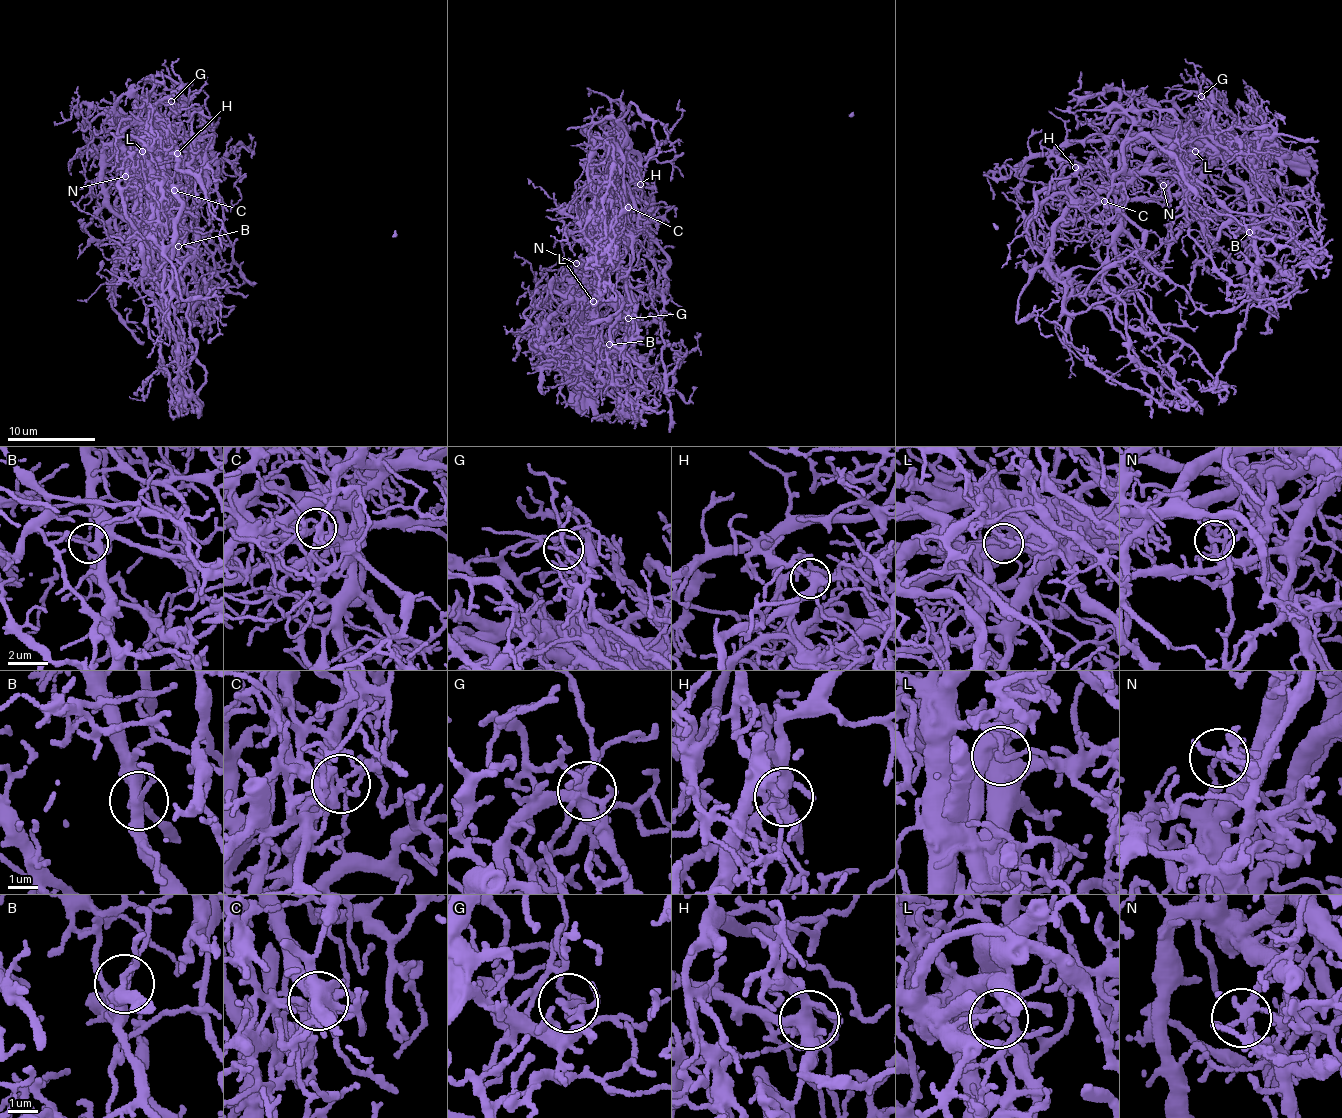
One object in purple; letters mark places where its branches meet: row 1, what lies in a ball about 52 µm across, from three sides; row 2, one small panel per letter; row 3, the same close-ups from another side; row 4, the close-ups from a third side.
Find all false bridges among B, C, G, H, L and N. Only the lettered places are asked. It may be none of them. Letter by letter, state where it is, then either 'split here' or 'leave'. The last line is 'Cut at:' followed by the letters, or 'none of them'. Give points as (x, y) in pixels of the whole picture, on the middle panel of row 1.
B: place (609, 344); leave
C: place (628, 207); split here
G: place (628, 318); leave
H: place (640, 184); leave
L: place (593, 301); split here
N: place (576, 263); split here
Cut at: C, L, N

